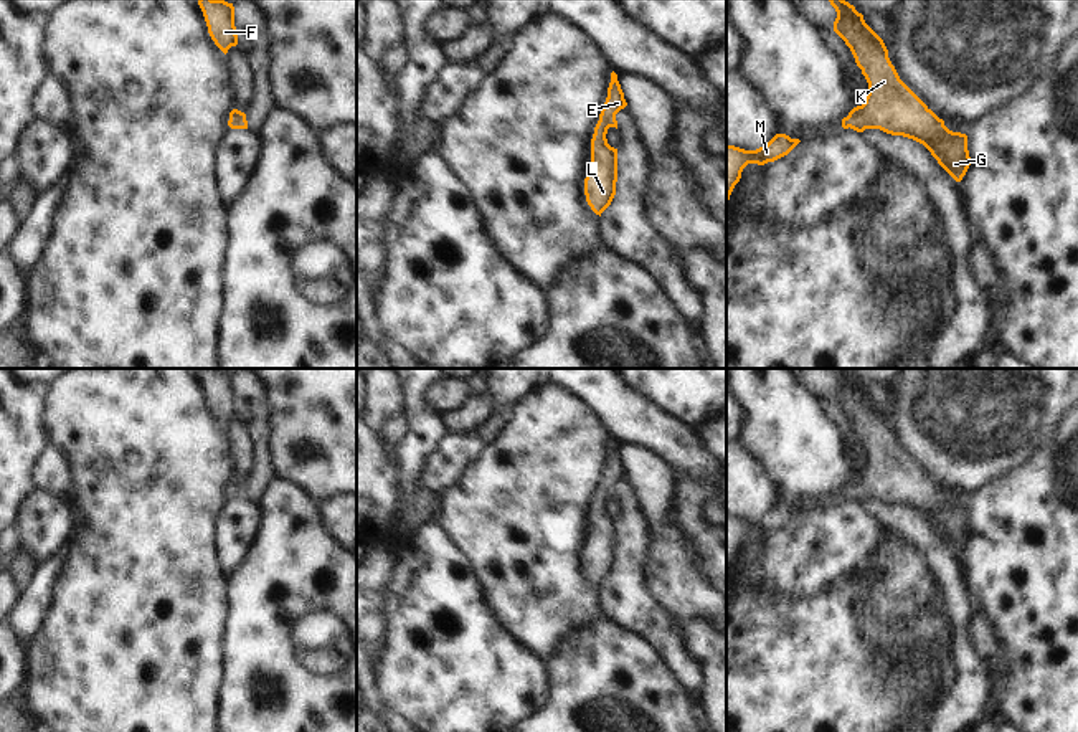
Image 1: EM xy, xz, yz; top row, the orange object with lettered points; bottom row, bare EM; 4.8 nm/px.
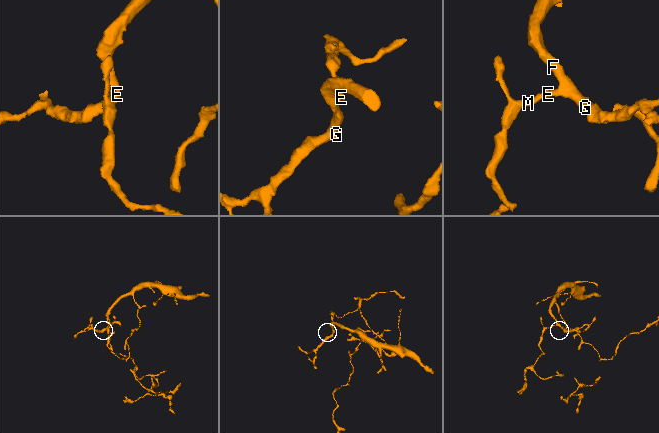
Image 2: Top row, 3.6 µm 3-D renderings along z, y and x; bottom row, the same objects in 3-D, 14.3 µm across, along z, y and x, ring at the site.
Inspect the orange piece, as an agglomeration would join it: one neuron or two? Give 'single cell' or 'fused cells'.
single cell

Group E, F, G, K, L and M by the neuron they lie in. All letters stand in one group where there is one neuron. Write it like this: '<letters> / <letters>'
E F G K L M

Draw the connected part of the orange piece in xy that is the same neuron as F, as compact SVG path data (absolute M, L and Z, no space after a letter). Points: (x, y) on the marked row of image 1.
M198 0L198 5L211 40L226 55L231 46L238 45L233 3L225 0Z

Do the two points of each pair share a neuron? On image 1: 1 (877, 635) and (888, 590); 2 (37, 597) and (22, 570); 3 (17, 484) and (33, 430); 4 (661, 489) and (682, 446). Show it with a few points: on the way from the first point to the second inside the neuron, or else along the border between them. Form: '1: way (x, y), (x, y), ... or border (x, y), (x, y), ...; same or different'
1: way (888, 623), (888, 602); same
2: border (40, 565), (25, 590); different
3: way (17, 471), (17, 446), (20, 443); same
4: border (639, 443), (656, 450), (677, 468); different

